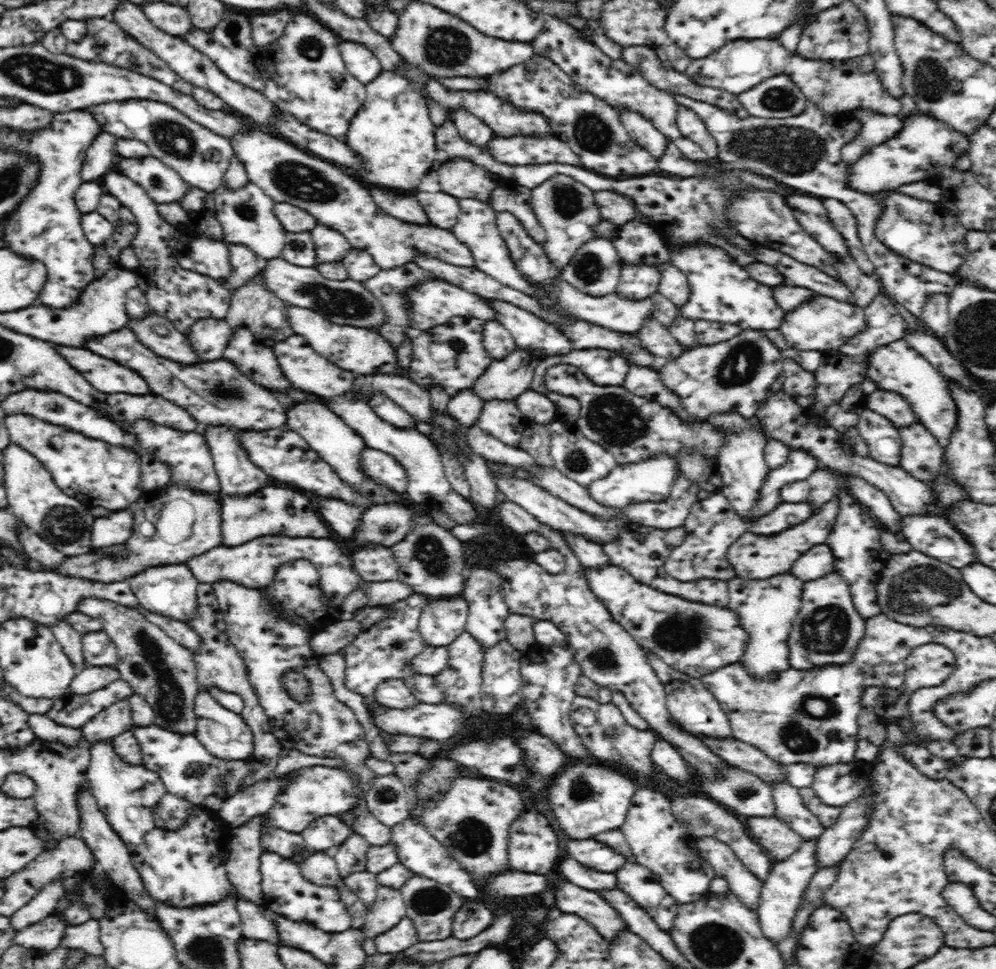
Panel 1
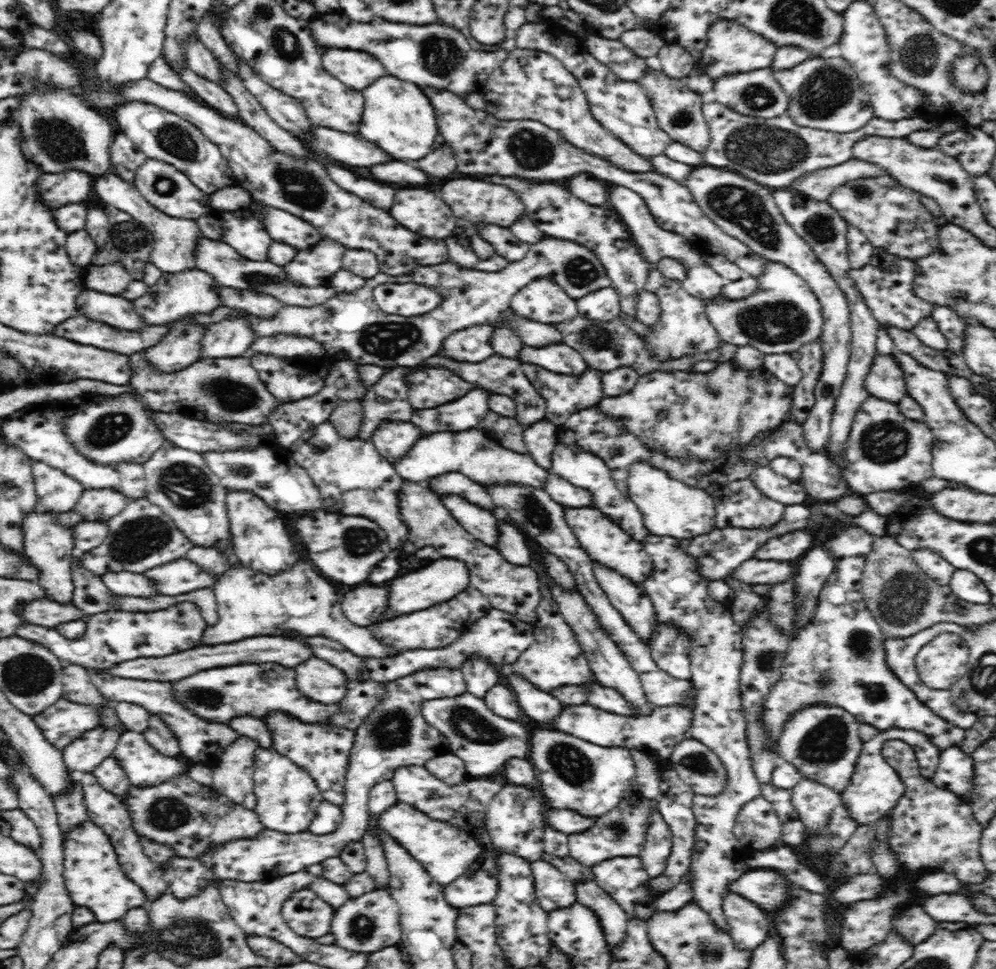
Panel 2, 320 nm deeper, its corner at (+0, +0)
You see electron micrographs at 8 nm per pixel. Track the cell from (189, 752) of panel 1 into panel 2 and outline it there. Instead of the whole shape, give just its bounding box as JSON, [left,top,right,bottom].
[111,731,192,787]

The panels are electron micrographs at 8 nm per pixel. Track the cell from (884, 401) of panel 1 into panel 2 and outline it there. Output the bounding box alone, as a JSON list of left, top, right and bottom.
[864,354,906,403]

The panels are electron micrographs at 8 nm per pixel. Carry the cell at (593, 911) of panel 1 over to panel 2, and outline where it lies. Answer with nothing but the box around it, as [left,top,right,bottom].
[530,860,576,913]

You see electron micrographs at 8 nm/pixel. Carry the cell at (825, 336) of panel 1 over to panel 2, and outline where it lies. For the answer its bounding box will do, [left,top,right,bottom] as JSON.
[705,261,824,355]

